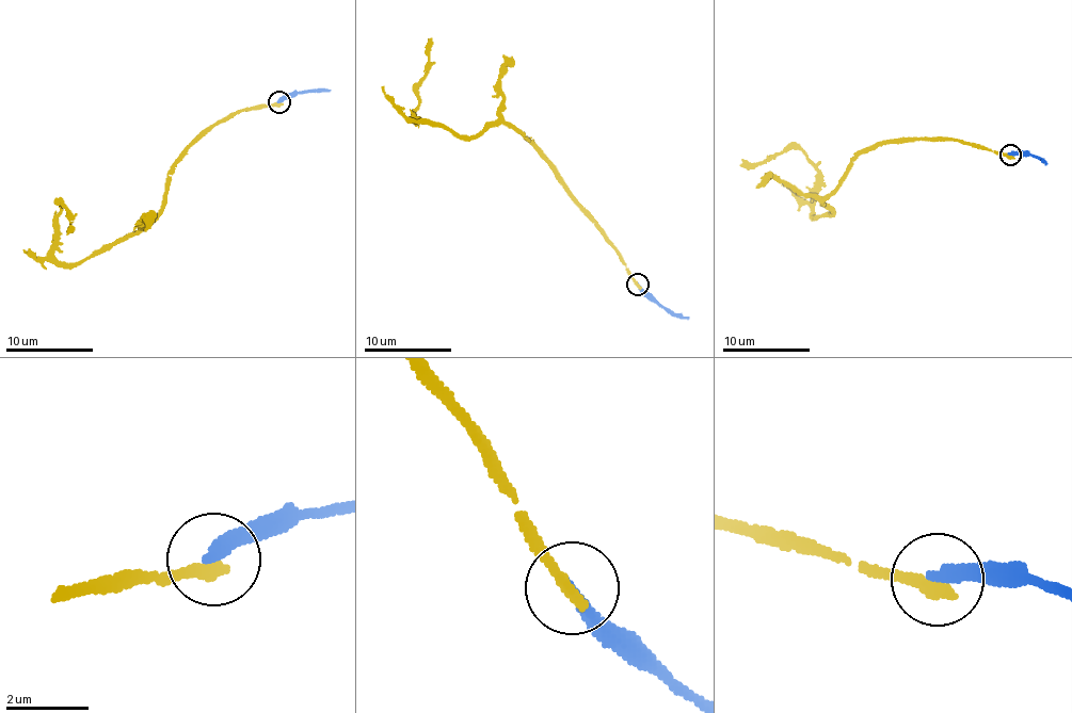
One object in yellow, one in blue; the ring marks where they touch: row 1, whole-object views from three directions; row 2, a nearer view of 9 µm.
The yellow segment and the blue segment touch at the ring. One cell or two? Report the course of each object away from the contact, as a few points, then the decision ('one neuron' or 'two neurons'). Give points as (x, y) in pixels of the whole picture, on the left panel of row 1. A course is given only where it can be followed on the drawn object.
yellow via (280, 103), (227, 116), (197, 139), (147, 223), (82, 262), (63, 263), (54, 255), (59, 204), (74, 231) | blue via (280, 101), (302, 92), (330, 90) | two neurons

